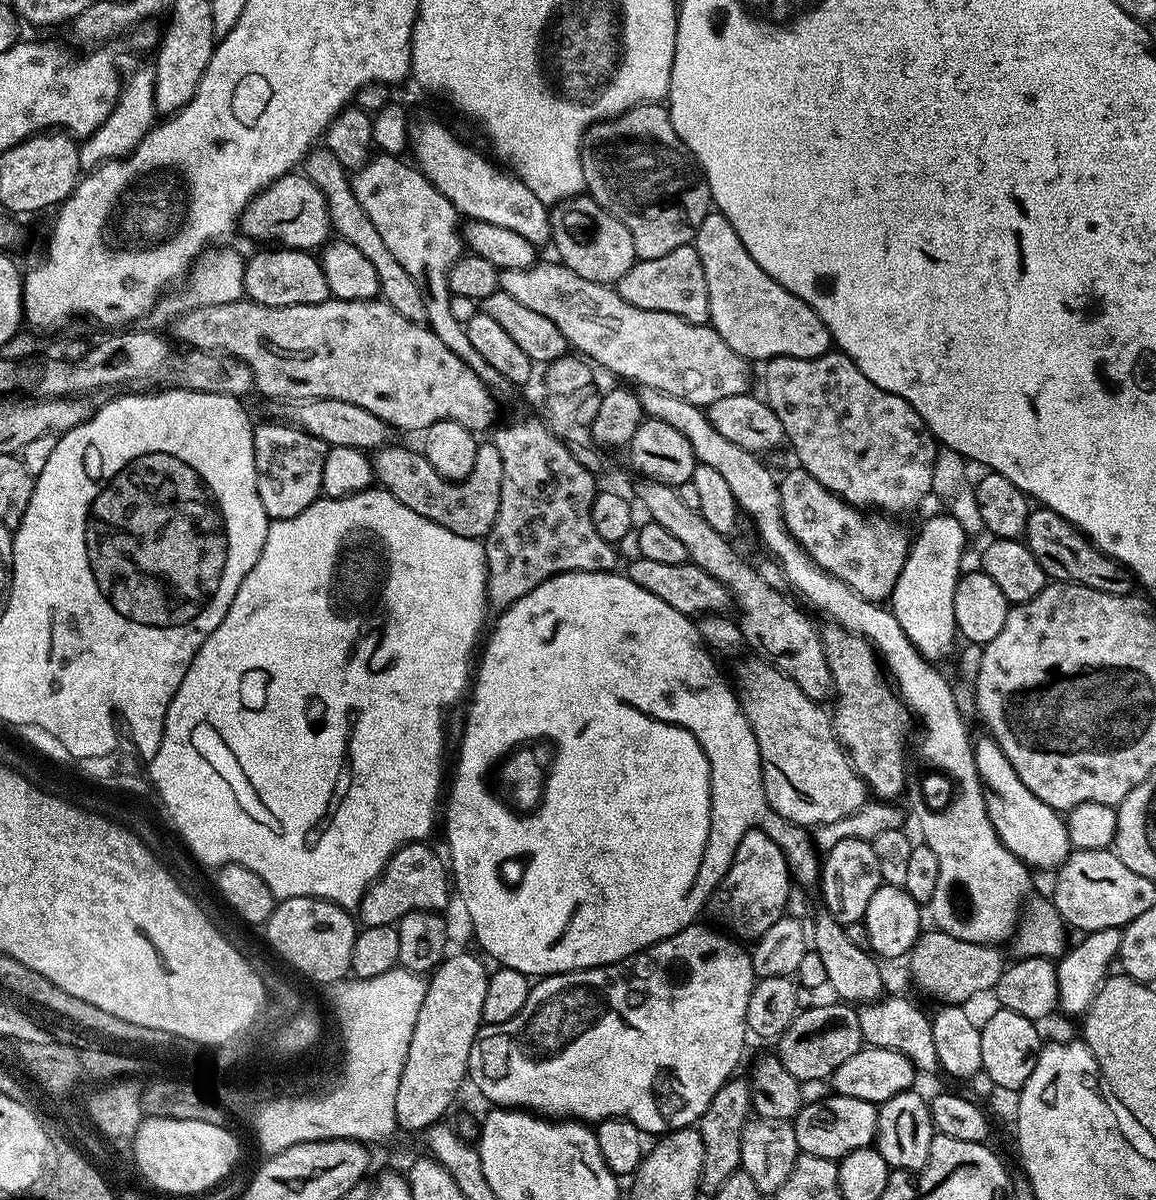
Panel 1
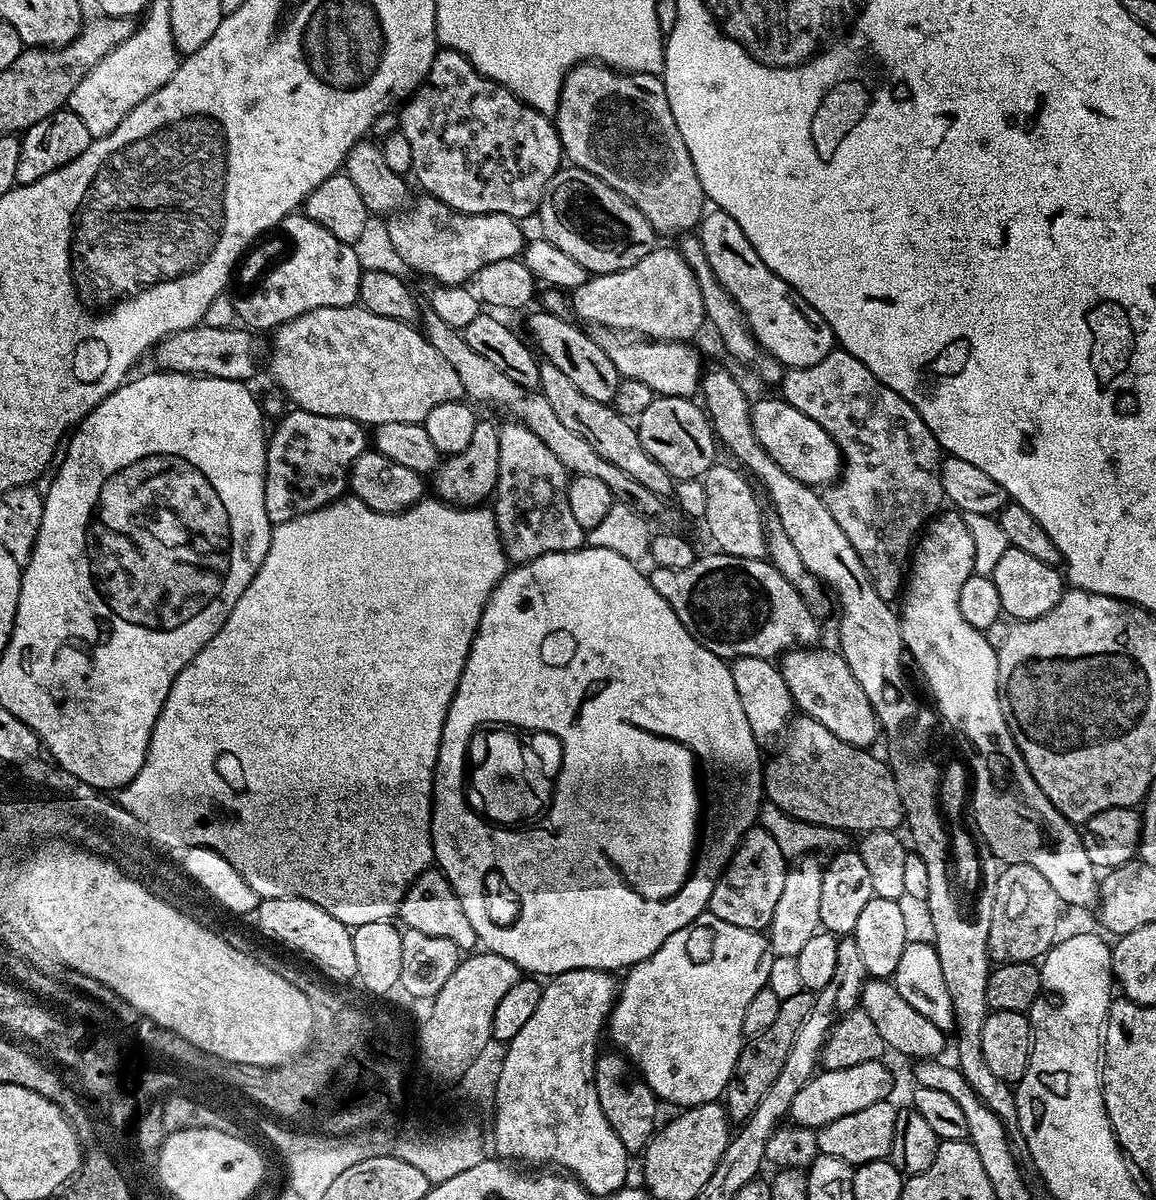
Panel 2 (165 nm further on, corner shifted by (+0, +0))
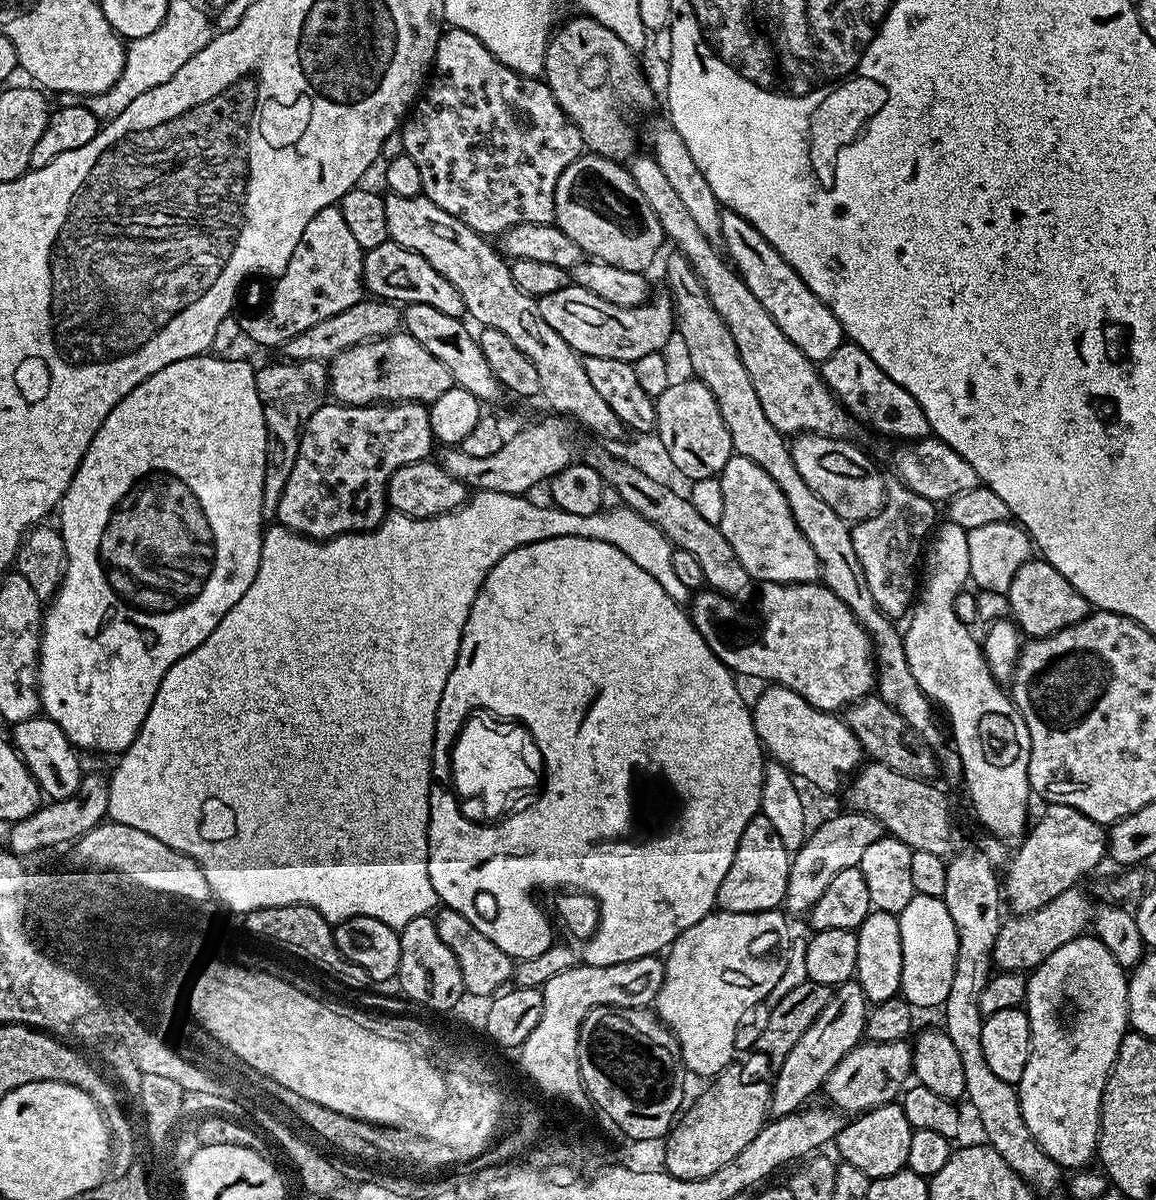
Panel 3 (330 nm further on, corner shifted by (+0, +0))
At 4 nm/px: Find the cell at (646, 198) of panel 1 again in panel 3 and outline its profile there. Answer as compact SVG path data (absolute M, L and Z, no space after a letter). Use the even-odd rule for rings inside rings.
M576 14L573 17L573 20L568 20L565 24L563 21L553 31L546 46L542 79L554 94L560 109L576 123L576 128L584 139L584 147L589 153L621 162L631 161L638 152L636 132L620 108L626 107L627 104L632 108L648 108L655 102L656 96L652 93L639 62L636 61L637 53L630 46L626 46L626 42L622 42L618 34L606 30L602 22L589 16Z

